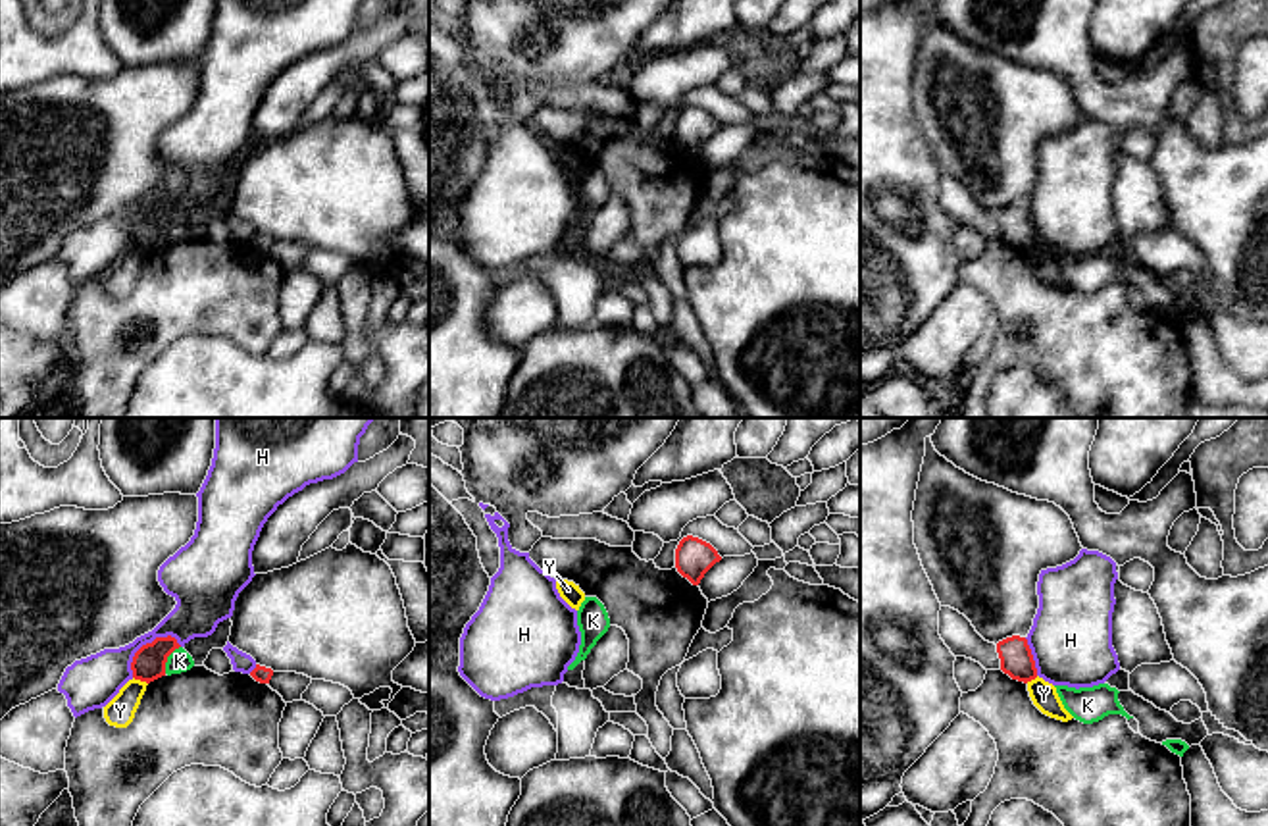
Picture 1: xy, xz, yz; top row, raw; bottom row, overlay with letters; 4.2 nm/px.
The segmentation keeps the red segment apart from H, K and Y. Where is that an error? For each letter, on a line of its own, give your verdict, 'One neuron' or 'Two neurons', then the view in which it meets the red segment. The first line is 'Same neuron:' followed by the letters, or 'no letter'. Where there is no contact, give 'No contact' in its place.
Same neuron: no letter
H: Two neurons. Touches red in xy
K: Two neurons. Touches red in xy
Y: Two neurons. Touches red in xy

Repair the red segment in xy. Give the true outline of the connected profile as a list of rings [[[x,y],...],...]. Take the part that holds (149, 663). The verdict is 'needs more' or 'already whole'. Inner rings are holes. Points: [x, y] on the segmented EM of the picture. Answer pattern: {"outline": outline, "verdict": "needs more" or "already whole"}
{"outline": [[[171,635],[156,637],[152,643],[142,645],[131,662],[133,678],[150,684],[165,676],[167,657],[179,647]]], "verdict": "already whole"}

